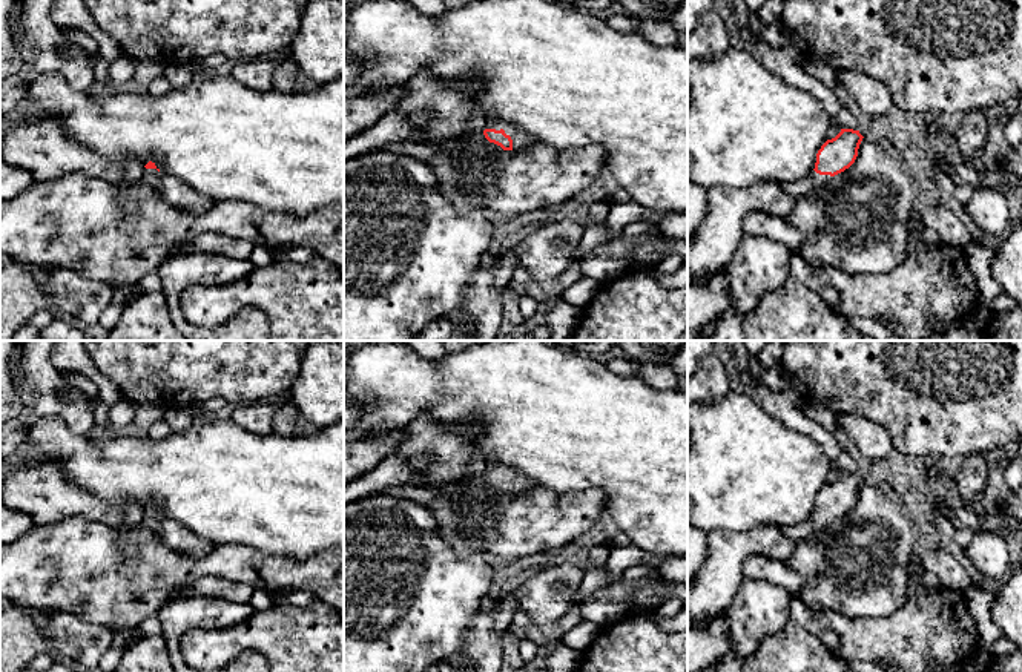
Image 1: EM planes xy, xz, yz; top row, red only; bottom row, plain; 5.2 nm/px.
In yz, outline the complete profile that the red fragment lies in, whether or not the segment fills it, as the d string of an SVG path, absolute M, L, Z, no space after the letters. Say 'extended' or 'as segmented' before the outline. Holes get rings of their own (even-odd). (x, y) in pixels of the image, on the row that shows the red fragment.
extended | M841 129L841 132L827 140L816 153L815 169L806 178L784 184L784 189L795 199L810 195L826 184L832 176L849 169L856 156L862 141L859 130Z

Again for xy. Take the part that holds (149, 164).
extended | M149 161L144 169L141 180L153 187L167 203L192 212L203 213L210 209L212 201L199 193L196 193L189 184L164 170L157 170L155 163Z

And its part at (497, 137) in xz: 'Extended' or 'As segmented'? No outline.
Extended

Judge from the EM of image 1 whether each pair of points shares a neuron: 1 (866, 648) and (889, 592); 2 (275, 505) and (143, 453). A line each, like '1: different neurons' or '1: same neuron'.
1: different neurons
2: same neuron

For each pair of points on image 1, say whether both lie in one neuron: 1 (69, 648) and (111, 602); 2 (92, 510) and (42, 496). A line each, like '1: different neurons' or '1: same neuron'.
1: different neurons
2: same neuron

